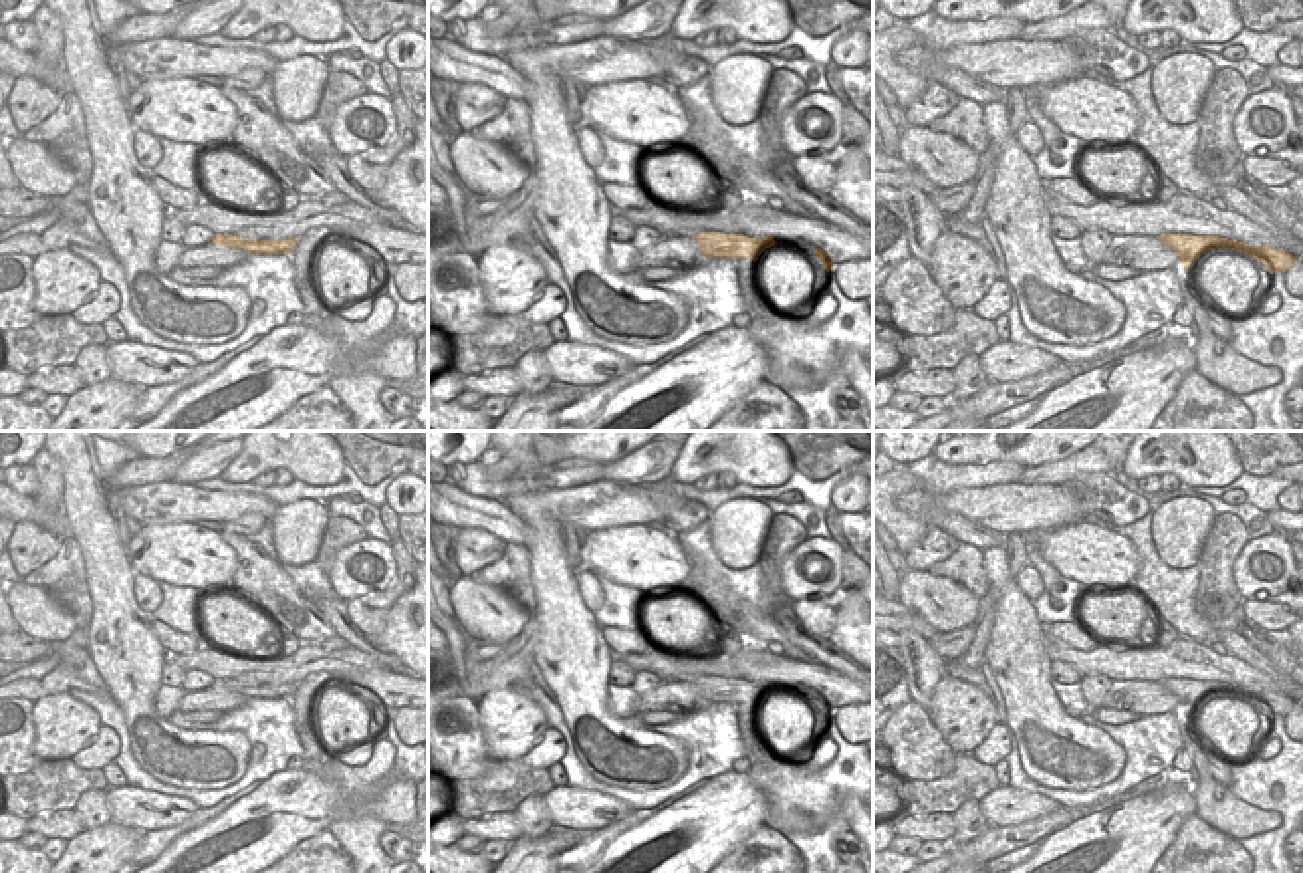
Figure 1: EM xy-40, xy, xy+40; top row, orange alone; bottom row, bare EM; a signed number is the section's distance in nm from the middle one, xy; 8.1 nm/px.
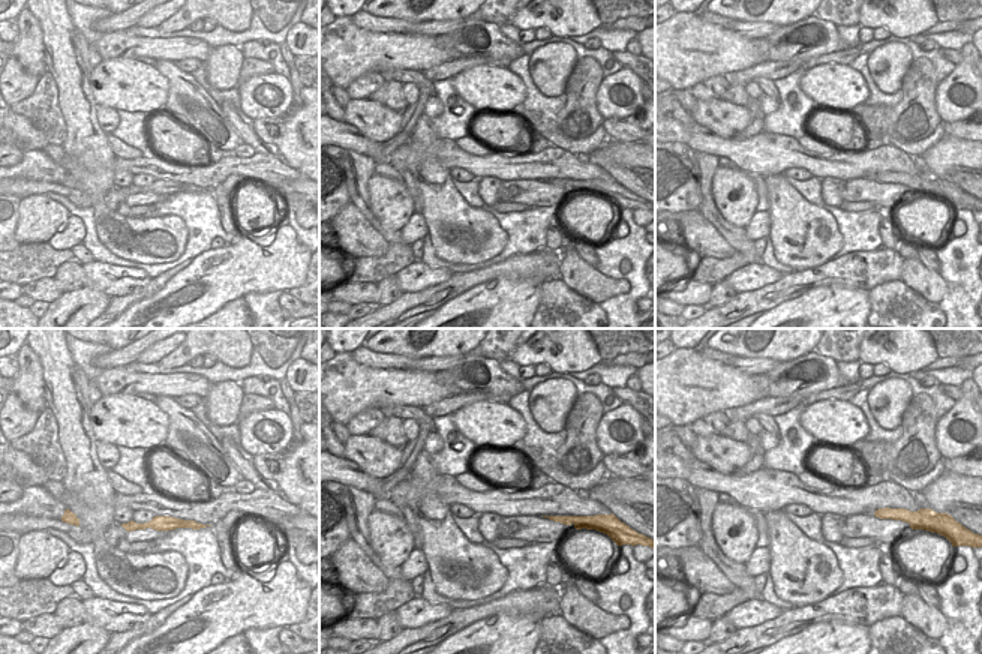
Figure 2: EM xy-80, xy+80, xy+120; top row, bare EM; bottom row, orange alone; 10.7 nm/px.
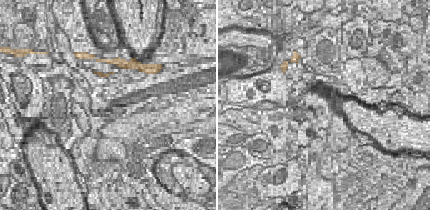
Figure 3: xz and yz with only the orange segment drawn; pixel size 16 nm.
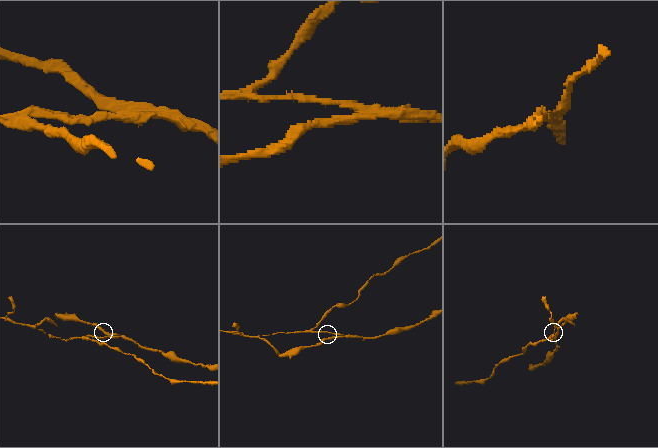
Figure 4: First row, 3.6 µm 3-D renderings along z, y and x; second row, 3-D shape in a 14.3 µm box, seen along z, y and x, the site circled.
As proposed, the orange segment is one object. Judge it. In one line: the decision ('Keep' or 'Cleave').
Cleave.

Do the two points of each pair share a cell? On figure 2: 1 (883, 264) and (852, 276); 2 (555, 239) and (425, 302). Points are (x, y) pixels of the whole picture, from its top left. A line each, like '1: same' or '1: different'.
1: same
2: different

